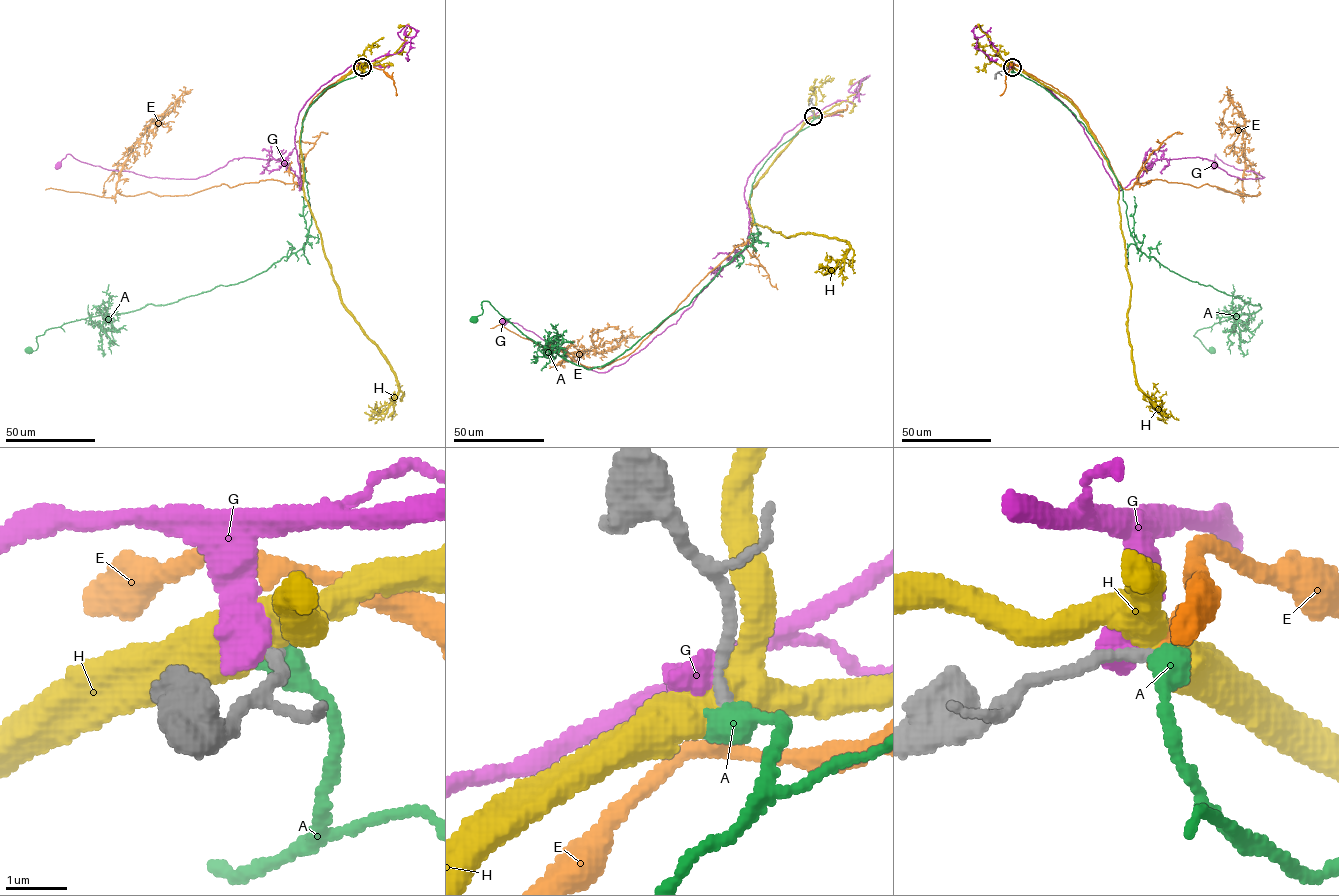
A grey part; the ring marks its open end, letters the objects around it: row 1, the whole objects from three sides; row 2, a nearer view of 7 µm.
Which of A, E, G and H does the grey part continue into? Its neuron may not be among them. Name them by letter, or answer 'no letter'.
E

